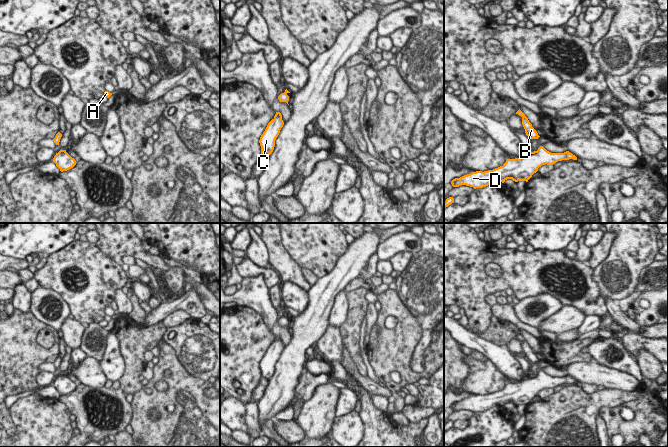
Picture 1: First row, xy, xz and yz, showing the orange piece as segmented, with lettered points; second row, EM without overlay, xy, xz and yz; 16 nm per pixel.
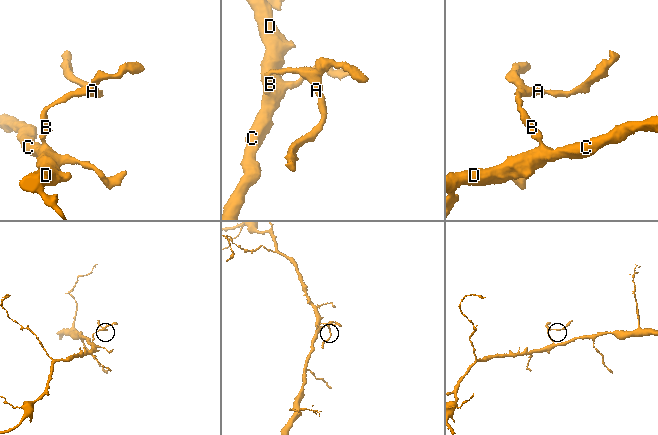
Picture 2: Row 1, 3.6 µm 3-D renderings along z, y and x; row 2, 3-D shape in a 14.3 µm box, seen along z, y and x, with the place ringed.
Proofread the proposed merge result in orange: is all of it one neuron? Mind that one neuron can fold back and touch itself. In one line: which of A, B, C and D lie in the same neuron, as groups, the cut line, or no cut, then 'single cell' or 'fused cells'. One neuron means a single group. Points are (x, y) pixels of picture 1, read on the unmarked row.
groups A B C D; cut none; single cell

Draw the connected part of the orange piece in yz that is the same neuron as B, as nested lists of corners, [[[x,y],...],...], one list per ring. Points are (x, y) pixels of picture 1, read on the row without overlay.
[[[520,333],[516,336],[516,338],[522,341],[522,349],[525,353],[526,359],[530,363],[538,363],[540,360],[538,359],[537,355],[532,351],[532,348],[529,346],[525,338]]]

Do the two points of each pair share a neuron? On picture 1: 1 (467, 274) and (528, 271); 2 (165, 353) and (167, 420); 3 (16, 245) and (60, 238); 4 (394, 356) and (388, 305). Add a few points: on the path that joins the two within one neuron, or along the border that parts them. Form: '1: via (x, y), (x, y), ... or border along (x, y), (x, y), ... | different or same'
1: via (482, 283), (503, 283), (513, 276) | same
2: via (177, 370), (179, 376), (179, 403) | same
3: via (27, 239), (49, 239) | same
4: via (399, 343), (401, 341), (401, 317) | same

